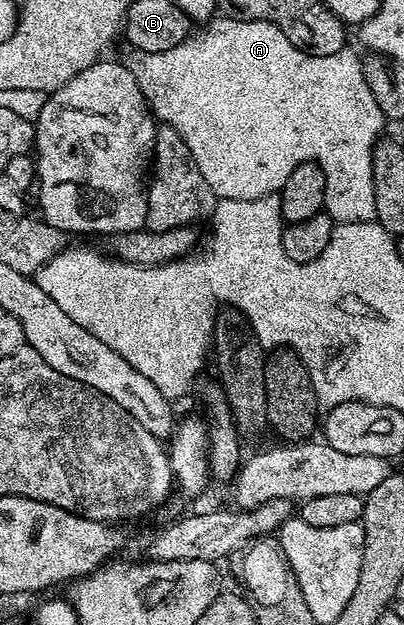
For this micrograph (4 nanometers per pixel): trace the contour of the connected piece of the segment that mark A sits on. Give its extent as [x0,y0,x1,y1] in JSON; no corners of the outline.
[119,19,387,224]

